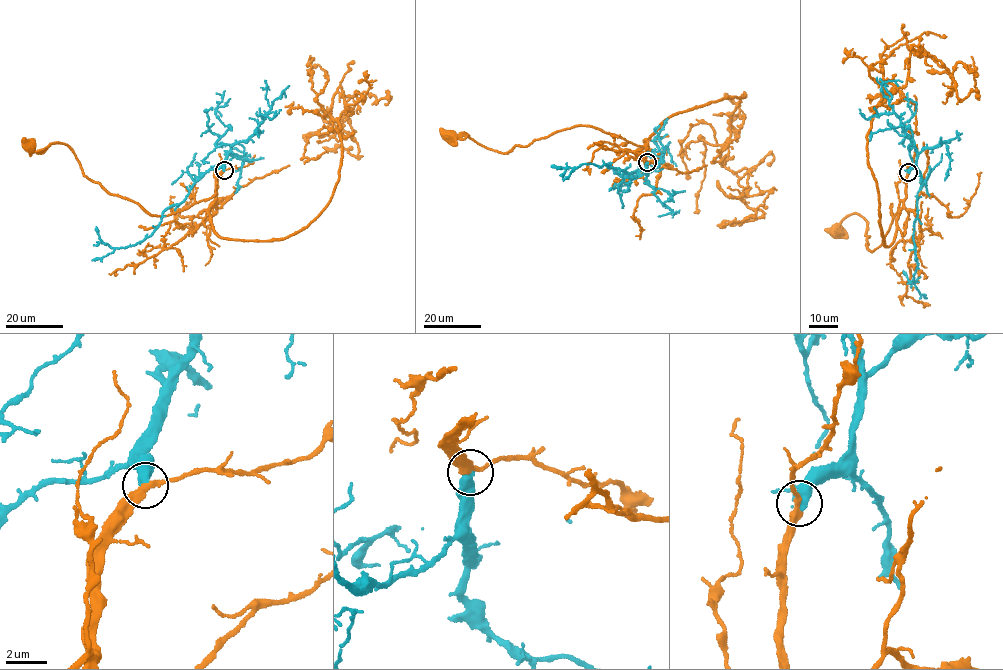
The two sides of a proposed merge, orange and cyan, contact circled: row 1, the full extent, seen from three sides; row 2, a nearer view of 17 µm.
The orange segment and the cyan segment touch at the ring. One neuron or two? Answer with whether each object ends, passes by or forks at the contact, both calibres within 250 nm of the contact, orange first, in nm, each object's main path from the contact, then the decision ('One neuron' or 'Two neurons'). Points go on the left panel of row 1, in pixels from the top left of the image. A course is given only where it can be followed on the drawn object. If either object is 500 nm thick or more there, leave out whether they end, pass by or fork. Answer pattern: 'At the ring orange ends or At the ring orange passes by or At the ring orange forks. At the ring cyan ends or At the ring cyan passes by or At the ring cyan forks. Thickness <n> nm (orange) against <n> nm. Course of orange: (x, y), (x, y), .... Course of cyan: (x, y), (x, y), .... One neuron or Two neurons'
Thickness 320 nm (orange) against 500 nm. Course of orange: (223, 170), (211, 198), (166, 215), (153, 215), (88, 179), (67, 145), (51, 144), (39, 152), (30, 147). Course of cyan: (223, 170), (209, 169), (185, 199), (163, 212), (158, 227), (135, 244), (110, 247), (101, 241), (96, 226). One neuron

